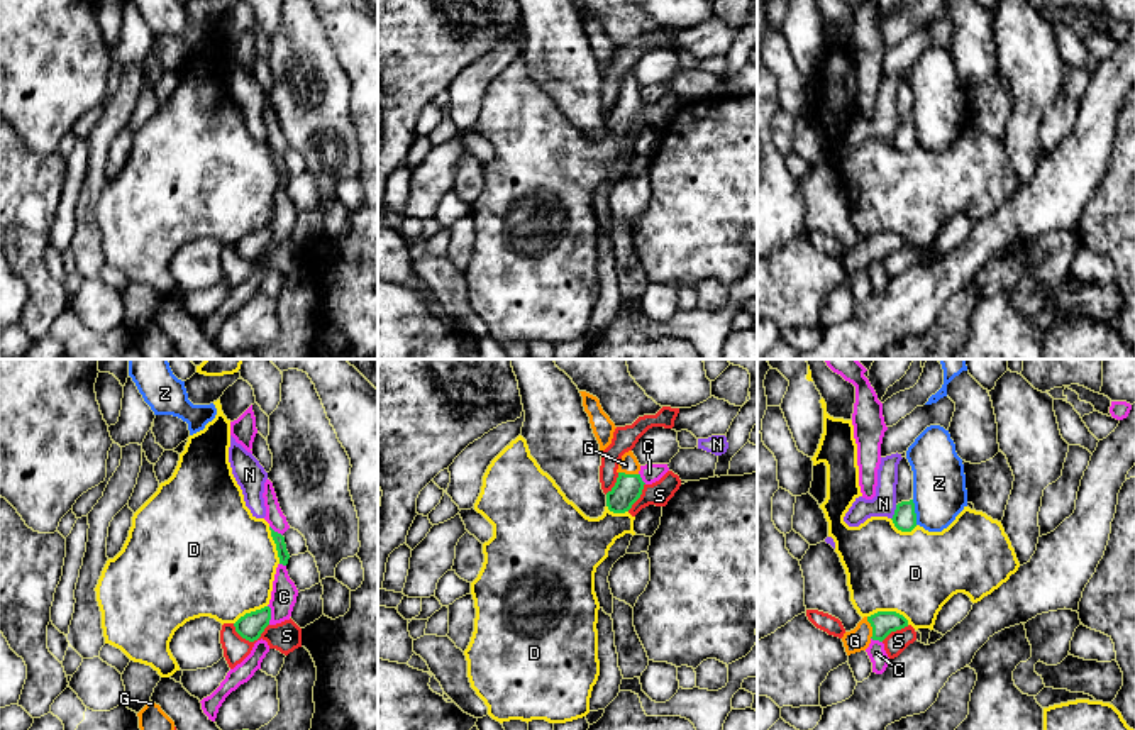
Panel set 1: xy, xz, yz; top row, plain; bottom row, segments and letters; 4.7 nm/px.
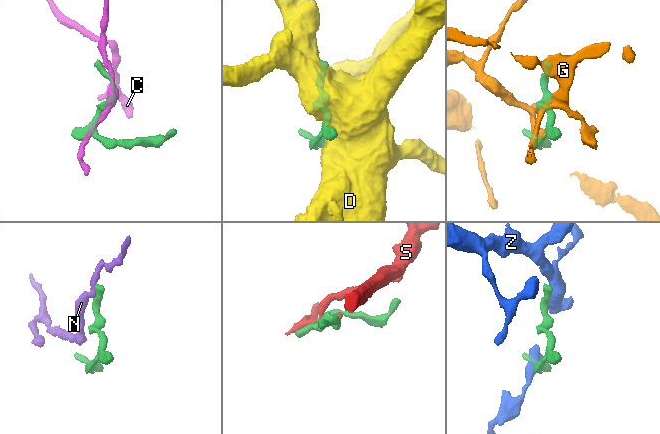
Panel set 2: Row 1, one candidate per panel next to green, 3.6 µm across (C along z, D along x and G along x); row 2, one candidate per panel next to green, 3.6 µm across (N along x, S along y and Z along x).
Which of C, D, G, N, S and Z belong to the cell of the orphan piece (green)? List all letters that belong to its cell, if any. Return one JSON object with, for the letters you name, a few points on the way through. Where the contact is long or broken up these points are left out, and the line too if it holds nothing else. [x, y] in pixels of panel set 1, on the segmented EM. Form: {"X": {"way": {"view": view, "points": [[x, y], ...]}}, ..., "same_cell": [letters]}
{"G": {"way": {"view": "yz", "points": [[883, 624], [871, 625], [858, 639]]}}, "same_cell": ["G"]}

